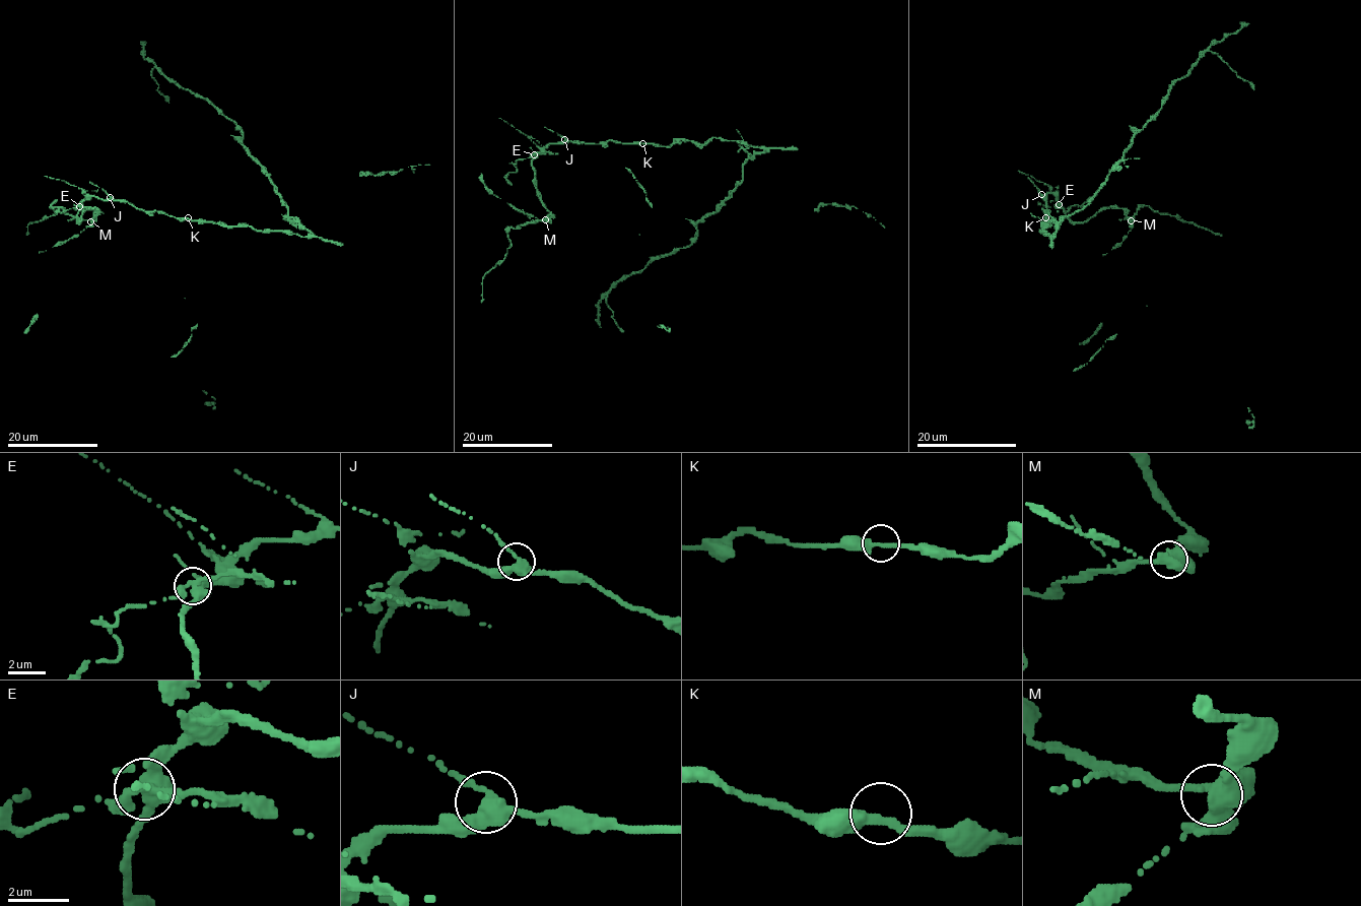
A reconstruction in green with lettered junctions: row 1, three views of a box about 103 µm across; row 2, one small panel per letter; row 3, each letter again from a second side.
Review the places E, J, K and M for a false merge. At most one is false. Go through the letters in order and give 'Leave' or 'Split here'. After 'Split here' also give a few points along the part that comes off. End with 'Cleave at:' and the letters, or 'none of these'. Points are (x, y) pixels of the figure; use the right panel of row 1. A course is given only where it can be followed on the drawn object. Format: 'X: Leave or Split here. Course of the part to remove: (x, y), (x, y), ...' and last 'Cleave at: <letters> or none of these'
E: Split here. Course of the part to remove: (1058, 204), (1066, 210), (1092, 197)
J: Leave
K: Leave
M: Leave
Cleave at: E

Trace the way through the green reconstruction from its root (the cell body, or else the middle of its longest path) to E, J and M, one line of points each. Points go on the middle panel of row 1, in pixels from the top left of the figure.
E: (642, 143), (607, 140), (586, 144), (564, 140), (552, 143), (534, 154)
J: (642, 143), (607, 140), (586, 144), (564, 139)
M: (642, 143), (564, 140), (548, 145), (532, 159), (534, 186), (550, 213), (545, 219)

